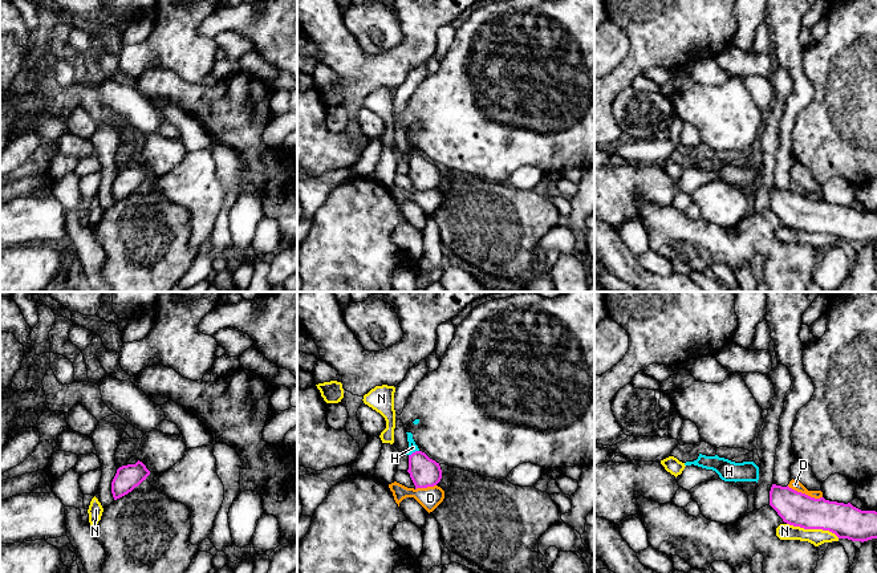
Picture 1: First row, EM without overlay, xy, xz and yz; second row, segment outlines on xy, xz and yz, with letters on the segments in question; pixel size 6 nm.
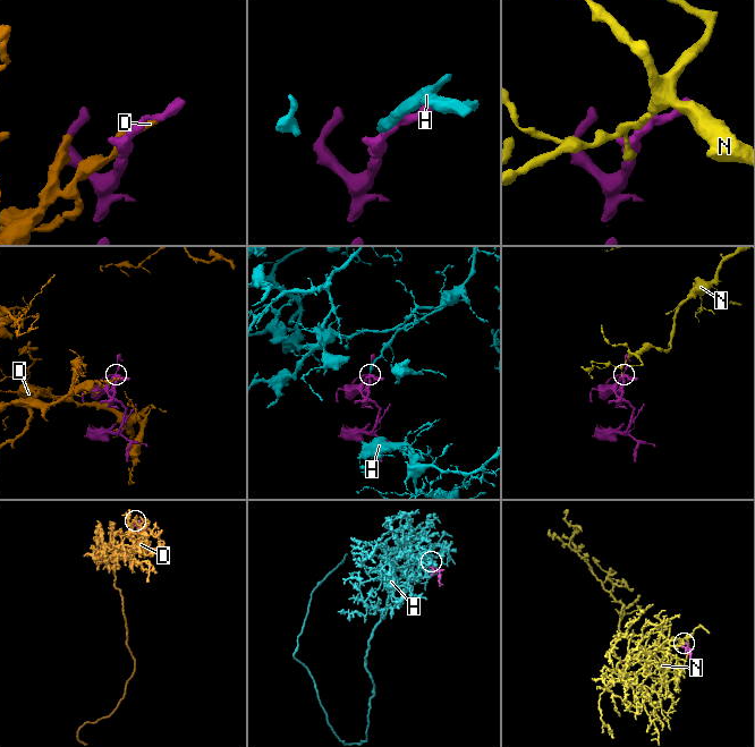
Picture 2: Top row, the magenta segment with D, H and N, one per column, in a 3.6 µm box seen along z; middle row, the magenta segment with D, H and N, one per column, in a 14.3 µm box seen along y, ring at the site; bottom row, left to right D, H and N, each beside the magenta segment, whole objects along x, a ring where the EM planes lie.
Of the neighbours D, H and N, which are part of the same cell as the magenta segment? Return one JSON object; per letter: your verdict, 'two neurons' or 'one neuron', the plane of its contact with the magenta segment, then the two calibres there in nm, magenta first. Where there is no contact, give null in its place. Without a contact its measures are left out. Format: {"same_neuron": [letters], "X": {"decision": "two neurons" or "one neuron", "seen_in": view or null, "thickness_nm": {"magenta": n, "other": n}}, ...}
{"same_neuron": ["H"], "D": {"decision": "two neurons", "seen_in": "yz", "thickness_nm": {"magenta": 200, "other": 60}}, "H": {"decision": "one neuron", "seen_in": "xz", "thickness_nm": {"magenta": 180, "other": 60}}, "N": {"decision": "two neurons", "seen_in": "yz", "thickness_nm": {"magenta": 200, "other": 100}}}

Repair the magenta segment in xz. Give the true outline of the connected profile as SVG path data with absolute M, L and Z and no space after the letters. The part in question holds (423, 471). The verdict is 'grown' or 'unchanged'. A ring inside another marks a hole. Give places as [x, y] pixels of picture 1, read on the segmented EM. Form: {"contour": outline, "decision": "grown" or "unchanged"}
{"contour": "M411 432L407 434L407 456L409 456L409 470L410 478L417 488L427 488L437 485L442 479L442 470L439 463L430 459L425 452L422 452L413 439Z", "decision": "grown"}

